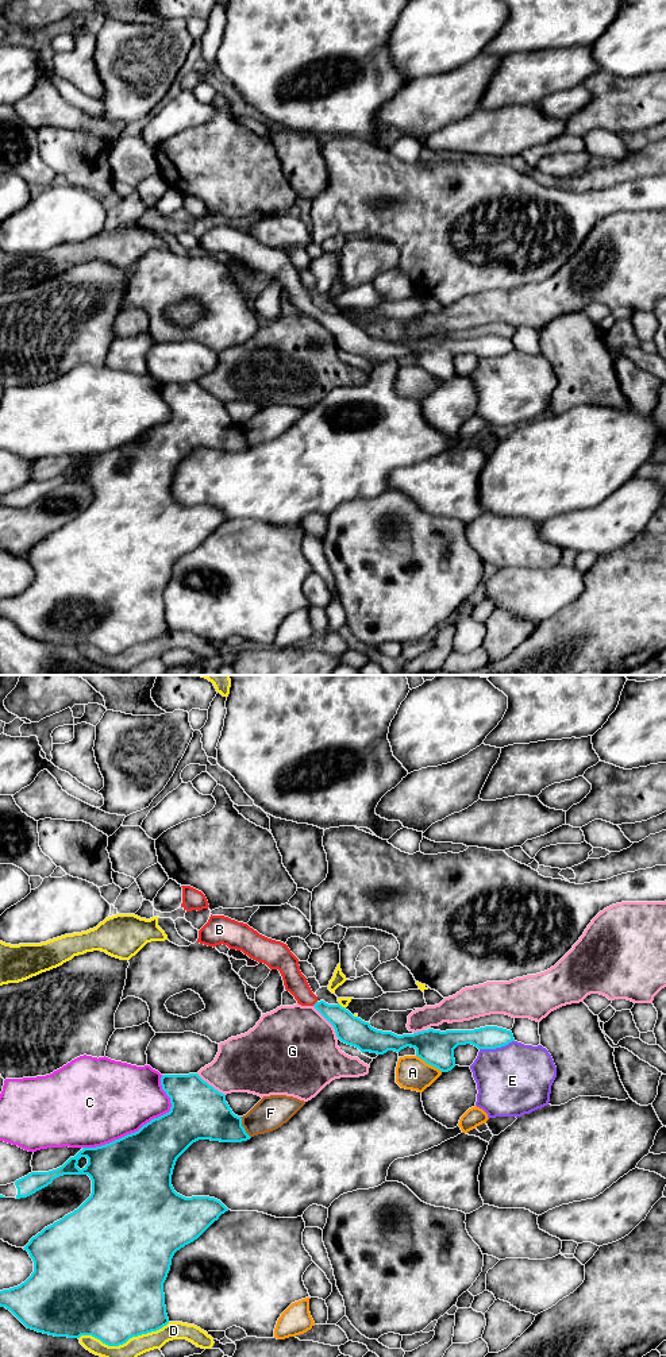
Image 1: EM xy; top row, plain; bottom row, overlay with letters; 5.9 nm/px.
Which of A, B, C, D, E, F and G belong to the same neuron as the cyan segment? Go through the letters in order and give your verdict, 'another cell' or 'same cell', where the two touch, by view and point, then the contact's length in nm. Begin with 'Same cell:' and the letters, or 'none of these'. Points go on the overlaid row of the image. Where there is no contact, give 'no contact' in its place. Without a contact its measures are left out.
Same cell: B
A: another cell; meets cyan in xy at (430, 1064); contact 190 nm long
B: same cell; meets cyan in xy at (315, 1003); contact 40 nm long
C: another cell; meets cyan in xy at (143, 1125); contact 650 nm long
D: another cell; meets cyan in xy at (123, 1342); contact 550 nm long
E: another cell; meets cyan in xy at (496, 1047); contact 220 nm long
F: another cell; meets cyan in xy at (243, 1128); contact 140 nm long
G: another cell; meets cyan in xy at (327, 1020); contact 240 nm long

